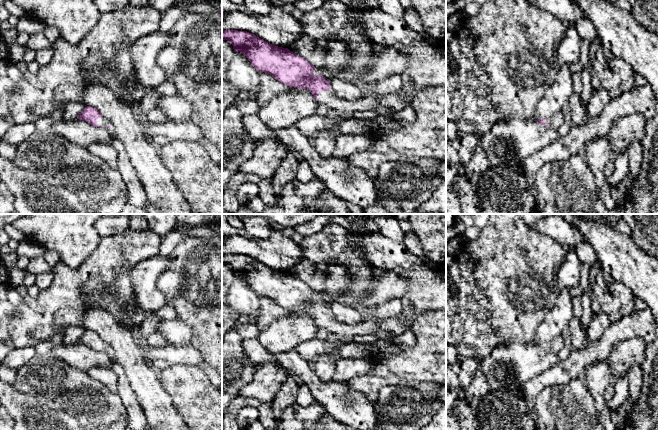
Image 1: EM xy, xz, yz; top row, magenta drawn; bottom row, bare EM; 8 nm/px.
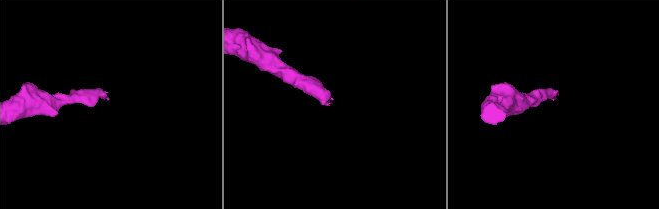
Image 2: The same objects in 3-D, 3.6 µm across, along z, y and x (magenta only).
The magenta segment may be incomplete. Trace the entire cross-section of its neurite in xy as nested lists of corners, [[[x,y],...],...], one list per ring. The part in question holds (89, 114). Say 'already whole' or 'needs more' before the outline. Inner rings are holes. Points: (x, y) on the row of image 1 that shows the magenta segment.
needs more; [[[85,106],[83,111],[77,116],[77,119],[86,121],[94,127],[111,129],[110,121],[104,118],[96,108],[91,106]]]

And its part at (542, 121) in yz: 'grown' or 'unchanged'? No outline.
grown

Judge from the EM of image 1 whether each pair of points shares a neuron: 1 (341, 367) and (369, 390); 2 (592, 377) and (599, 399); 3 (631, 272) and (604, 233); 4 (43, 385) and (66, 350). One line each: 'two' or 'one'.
1: two
2: one
3: one
4: two

